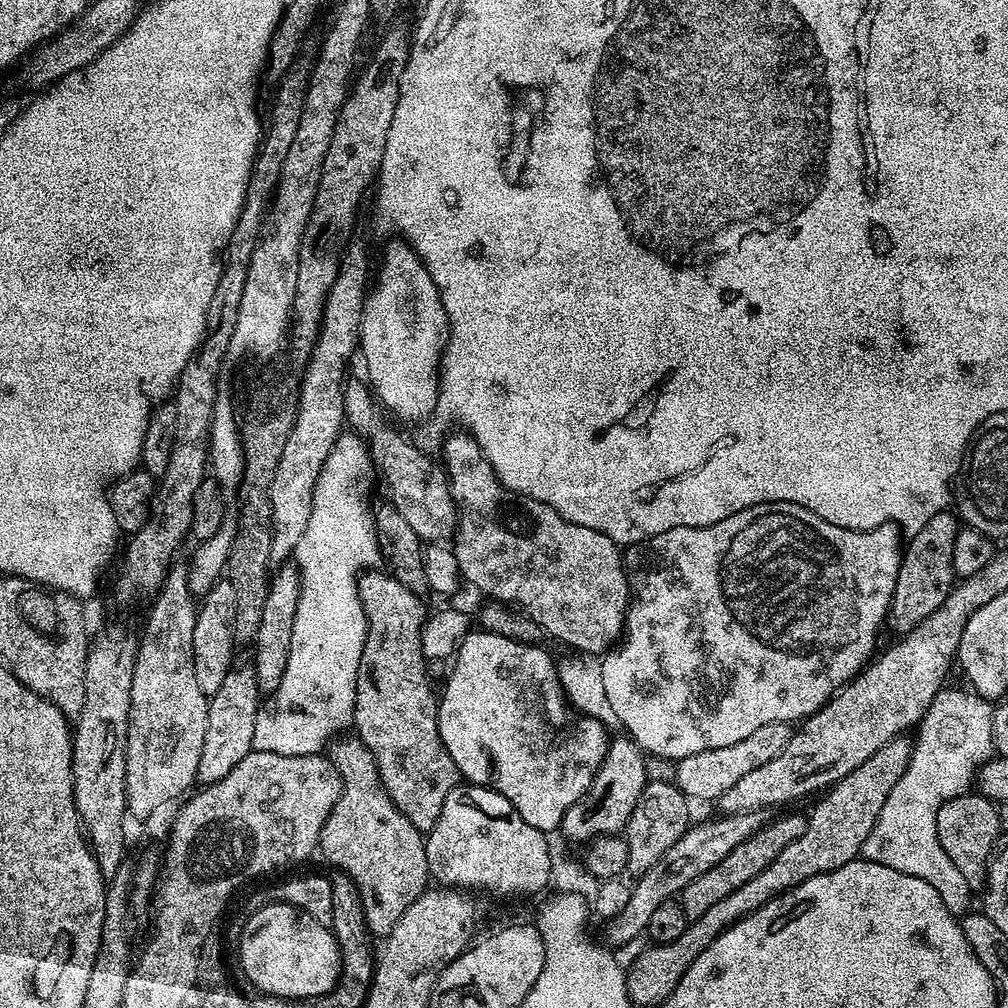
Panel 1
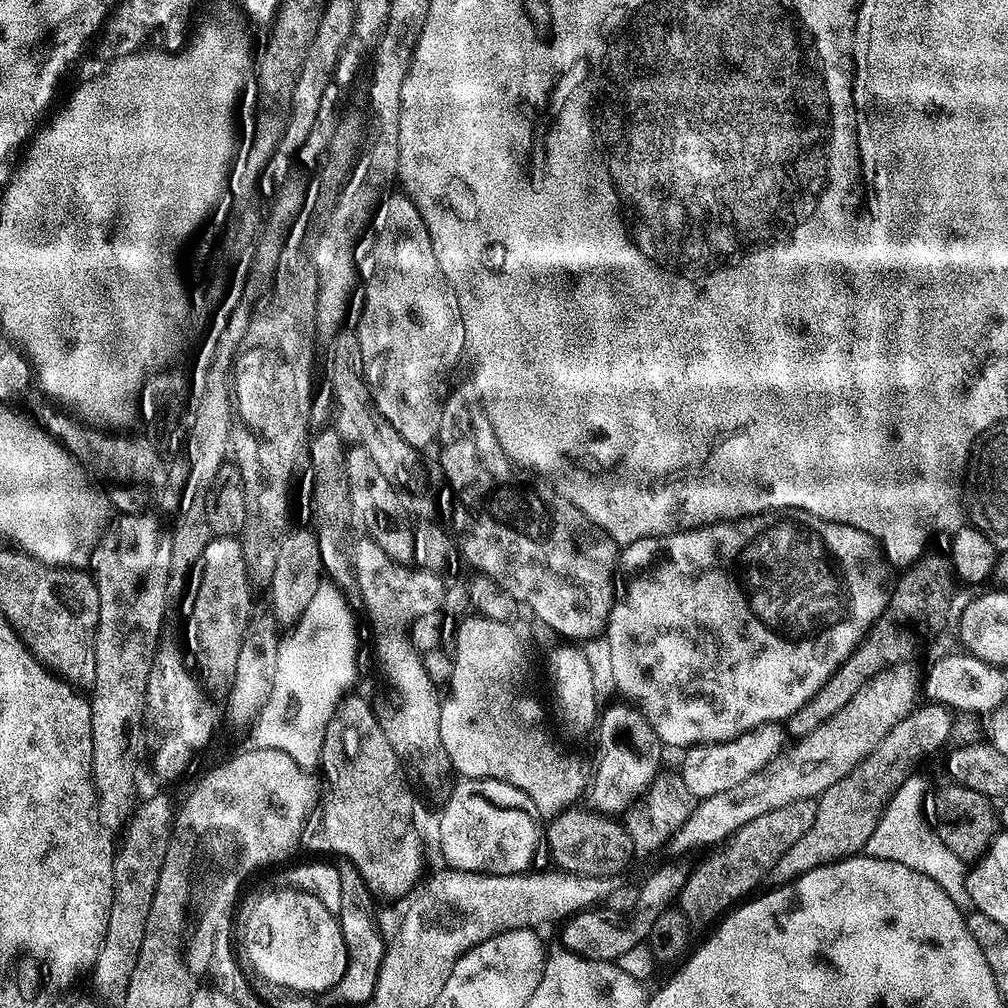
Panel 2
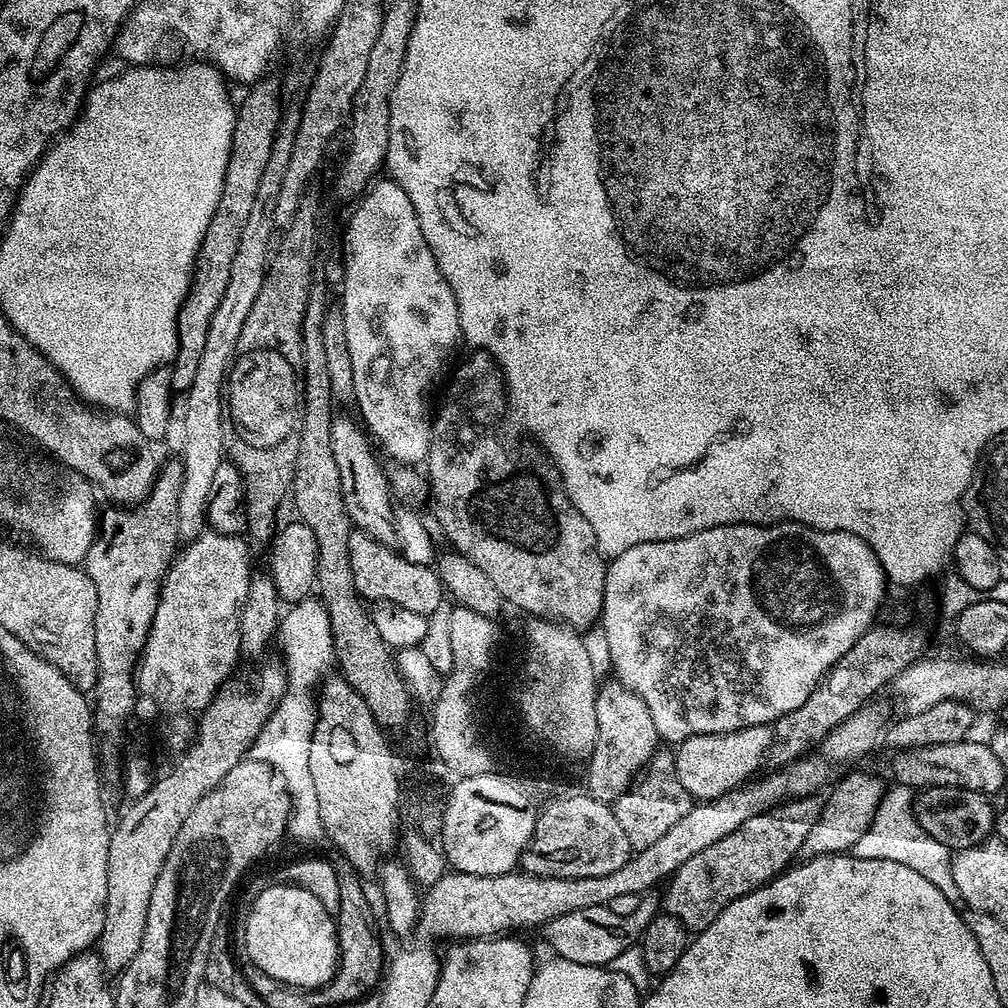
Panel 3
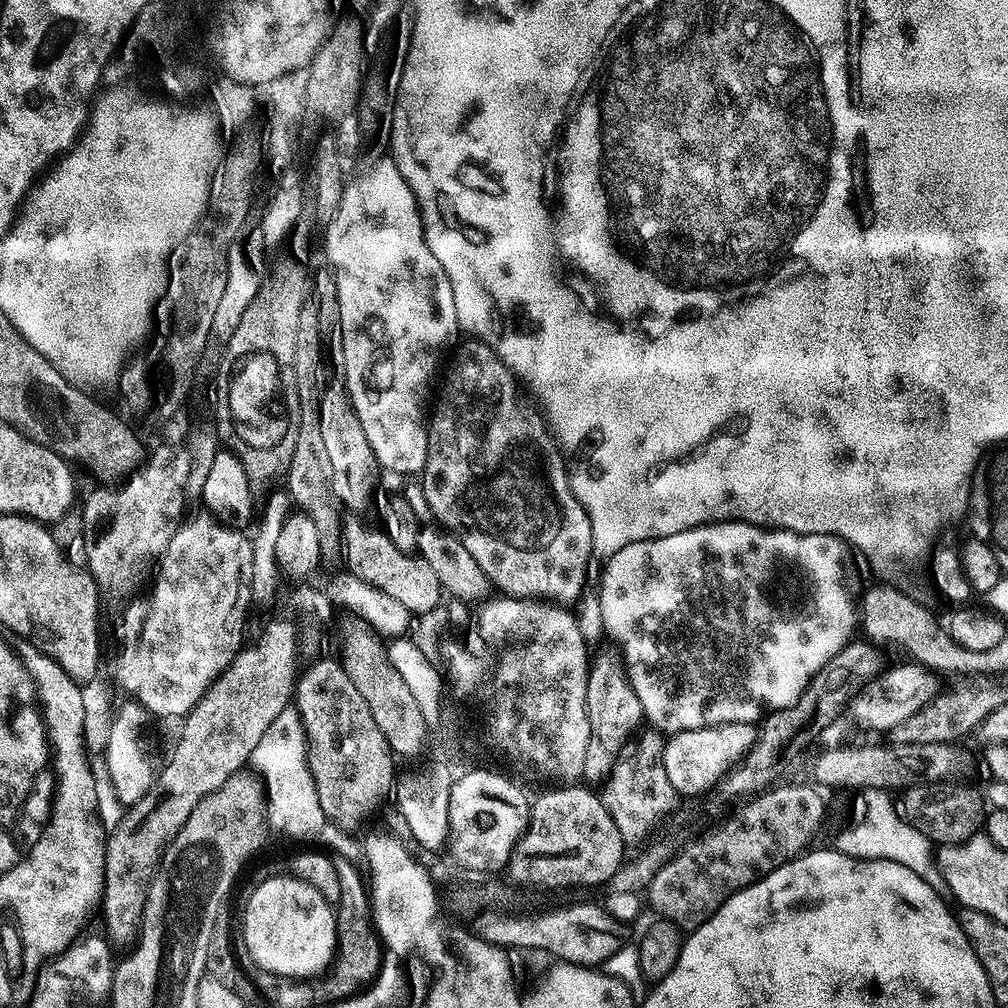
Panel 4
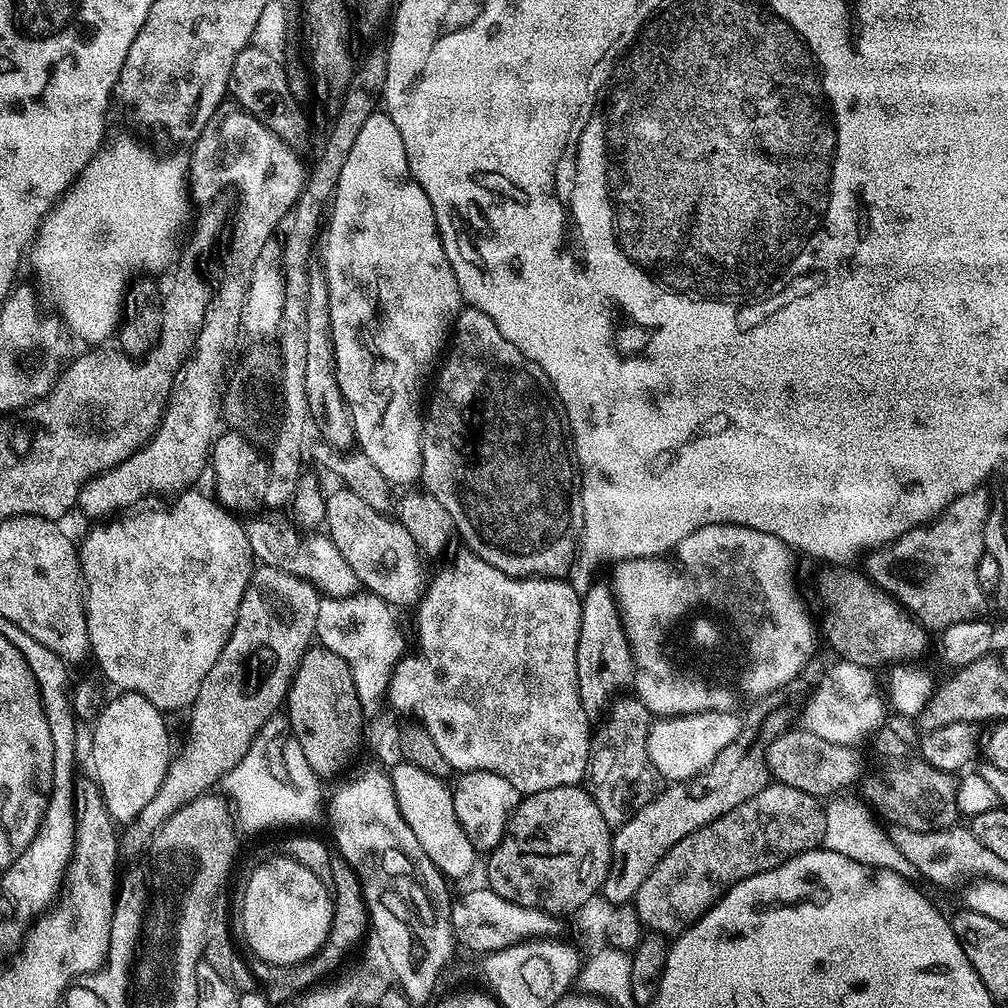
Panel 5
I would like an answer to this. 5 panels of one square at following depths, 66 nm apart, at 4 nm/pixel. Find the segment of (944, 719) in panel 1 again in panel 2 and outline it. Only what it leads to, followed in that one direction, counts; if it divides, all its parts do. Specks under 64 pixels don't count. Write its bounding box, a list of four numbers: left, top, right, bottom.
[864,774,974,916]

